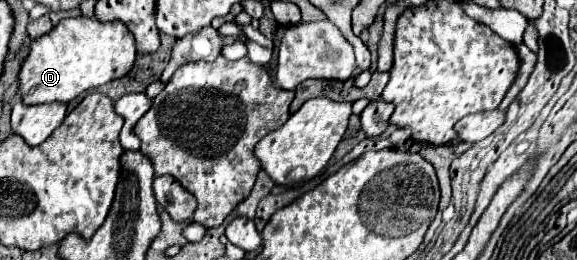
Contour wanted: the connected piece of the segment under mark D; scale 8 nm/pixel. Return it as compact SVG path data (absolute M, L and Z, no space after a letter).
M76 16L64 18L54 30L32 42L30 54L18 74L18 94L26 104L64 102L68 104L78 94L108 84L126 76L136 60L134 36L124 22L100 22L96 18Z

